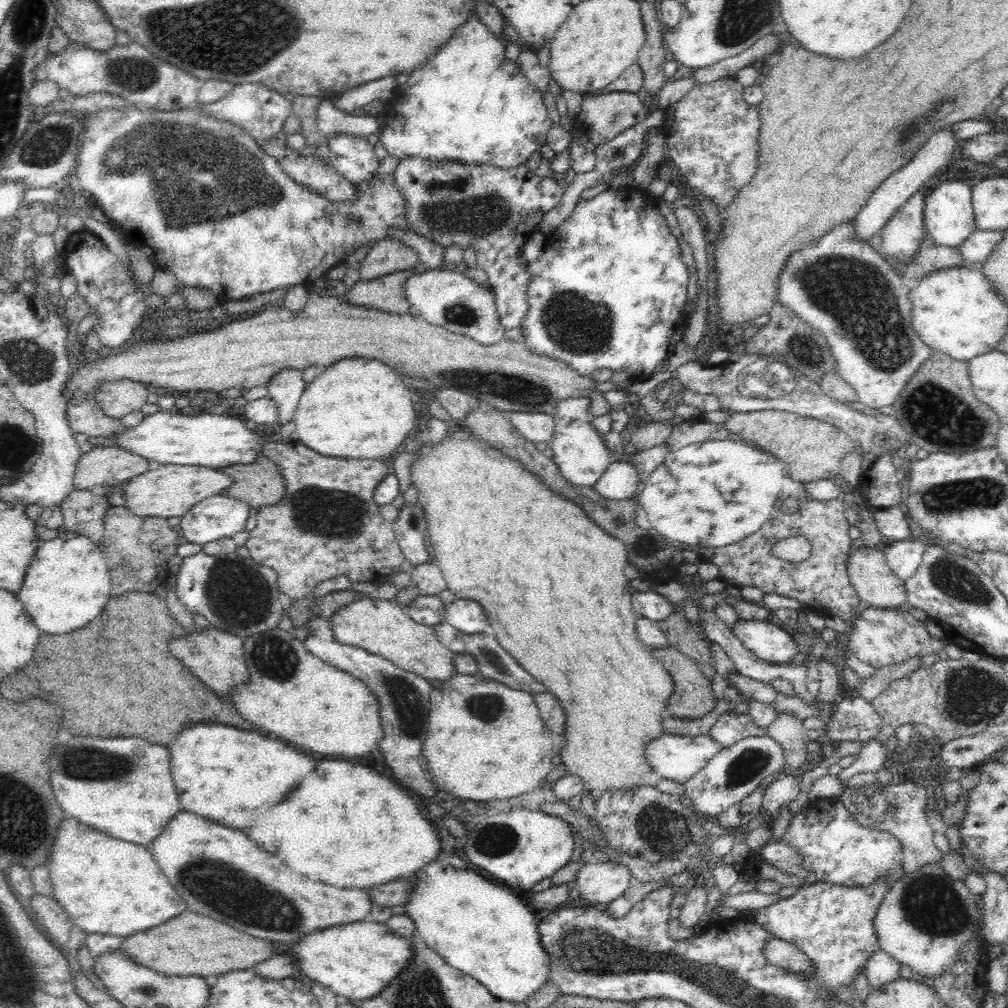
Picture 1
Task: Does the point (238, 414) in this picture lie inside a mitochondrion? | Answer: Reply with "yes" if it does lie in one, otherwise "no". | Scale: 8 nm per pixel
no

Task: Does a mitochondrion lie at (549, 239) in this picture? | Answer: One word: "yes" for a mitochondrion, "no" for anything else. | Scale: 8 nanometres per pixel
no

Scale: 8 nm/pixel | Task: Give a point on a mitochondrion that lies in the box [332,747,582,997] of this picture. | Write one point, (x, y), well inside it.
(497, 839)

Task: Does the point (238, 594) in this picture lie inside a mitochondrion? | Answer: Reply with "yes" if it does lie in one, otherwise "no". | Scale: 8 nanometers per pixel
yes

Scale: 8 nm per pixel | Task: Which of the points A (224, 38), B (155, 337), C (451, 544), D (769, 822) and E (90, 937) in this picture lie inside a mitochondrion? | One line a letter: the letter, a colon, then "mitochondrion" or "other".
A: mitochondrion
B: other
C: other
D: other
E: other

